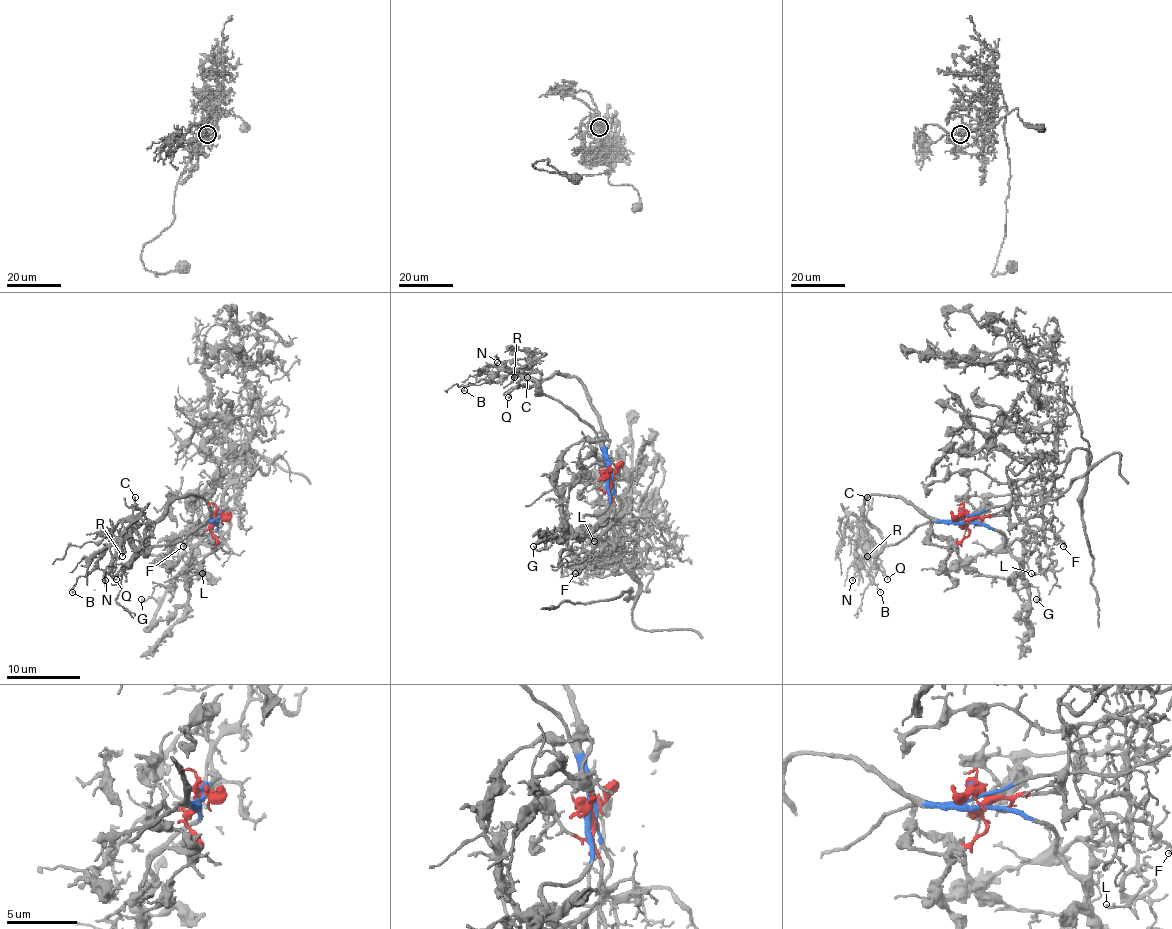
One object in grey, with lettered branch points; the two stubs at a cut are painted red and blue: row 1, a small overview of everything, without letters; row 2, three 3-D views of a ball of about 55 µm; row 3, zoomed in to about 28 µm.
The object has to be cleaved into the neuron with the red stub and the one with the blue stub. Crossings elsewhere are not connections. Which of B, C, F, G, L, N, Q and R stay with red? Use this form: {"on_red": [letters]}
{"on_red": ["F", "G", "L"]}

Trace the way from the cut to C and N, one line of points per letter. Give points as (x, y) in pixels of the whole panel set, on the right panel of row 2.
C: (965, 523), (927, 521), (901, 541), (886, 545), (873, 554), (864, 536), (866, 497)
N: (965, 523), (927, 521), (901, 541), (877, 552), (870, 550), (862, 538), (855, 549), (857, 573), (851, 580)

